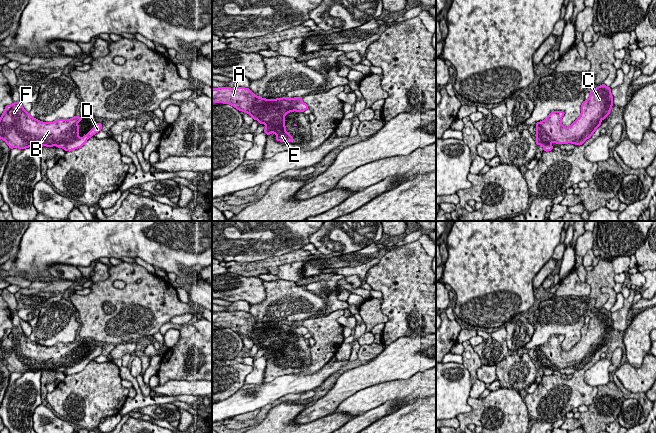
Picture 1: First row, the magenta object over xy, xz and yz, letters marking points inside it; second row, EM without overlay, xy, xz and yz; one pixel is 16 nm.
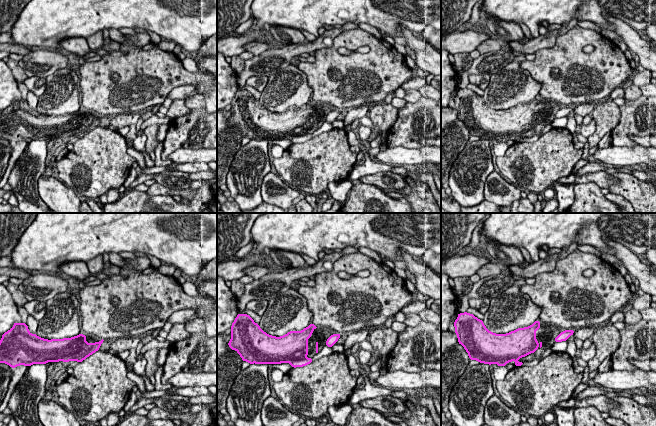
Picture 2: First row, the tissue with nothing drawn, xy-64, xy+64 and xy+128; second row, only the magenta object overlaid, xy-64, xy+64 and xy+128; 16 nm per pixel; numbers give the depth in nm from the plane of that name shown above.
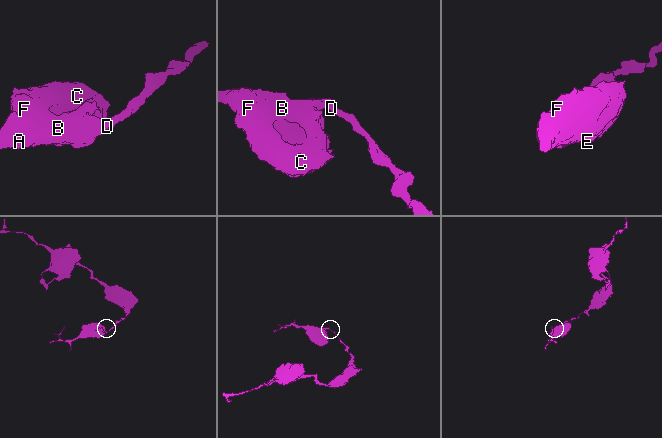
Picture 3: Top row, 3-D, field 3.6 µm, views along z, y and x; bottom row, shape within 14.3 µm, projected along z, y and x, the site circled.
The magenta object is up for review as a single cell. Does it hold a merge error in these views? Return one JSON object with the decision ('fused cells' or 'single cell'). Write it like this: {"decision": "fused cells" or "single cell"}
{"decision": "fused cells"}

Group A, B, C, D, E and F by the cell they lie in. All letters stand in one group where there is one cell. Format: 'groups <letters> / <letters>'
groups A B C E F / D

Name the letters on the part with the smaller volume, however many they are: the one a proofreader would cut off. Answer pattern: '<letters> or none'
A, B, C, E, F

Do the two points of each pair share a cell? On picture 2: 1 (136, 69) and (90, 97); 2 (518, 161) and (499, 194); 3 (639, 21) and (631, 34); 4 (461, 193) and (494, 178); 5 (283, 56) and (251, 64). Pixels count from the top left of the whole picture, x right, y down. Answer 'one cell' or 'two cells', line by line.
1: one cell
2: two cells
3: two cells
4: two cells
5: one cell

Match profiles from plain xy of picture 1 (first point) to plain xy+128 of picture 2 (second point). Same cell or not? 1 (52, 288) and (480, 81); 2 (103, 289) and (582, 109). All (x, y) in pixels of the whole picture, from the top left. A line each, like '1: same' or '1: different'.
1: different
2: different

